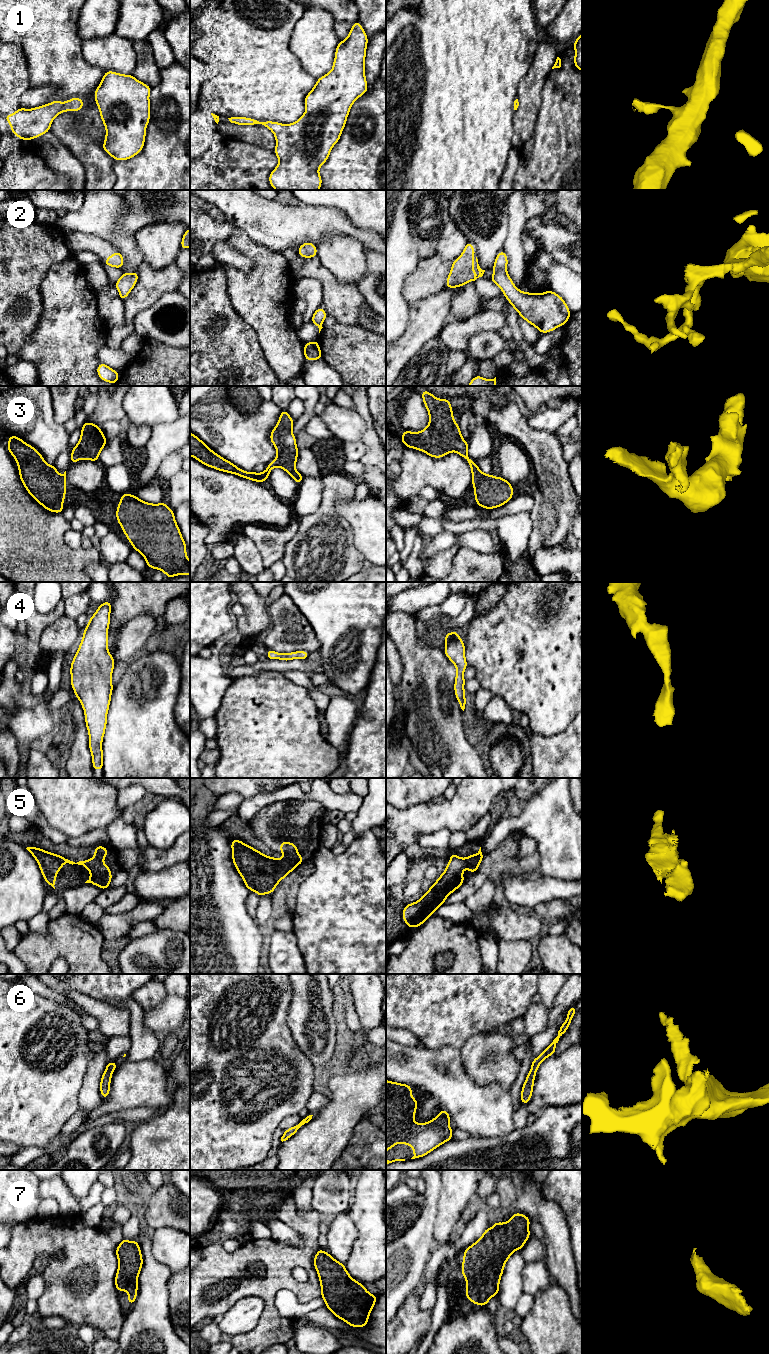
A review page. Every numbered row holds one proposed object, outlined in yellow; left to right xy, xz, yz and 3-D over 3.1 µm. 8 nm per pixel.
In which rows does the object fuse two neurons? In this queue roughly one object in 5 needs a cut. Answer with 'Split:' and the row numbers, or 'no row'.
Split: no row

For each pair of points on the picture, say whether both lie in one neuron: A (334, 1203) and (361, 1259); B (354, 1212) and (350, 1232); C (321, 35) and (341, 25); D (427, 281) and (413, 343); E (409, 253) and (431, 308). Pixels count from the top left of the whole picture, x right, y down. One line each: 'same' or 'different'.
A: different
B: different
C: different
D: different
E: different

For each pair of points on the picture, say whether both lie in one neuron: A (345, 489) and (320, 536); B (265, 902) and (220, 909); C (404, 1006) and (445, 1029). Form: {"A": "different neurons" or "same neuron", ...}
{"A": "same neuron", "B": "different neurons", "C": "same neuron"}

